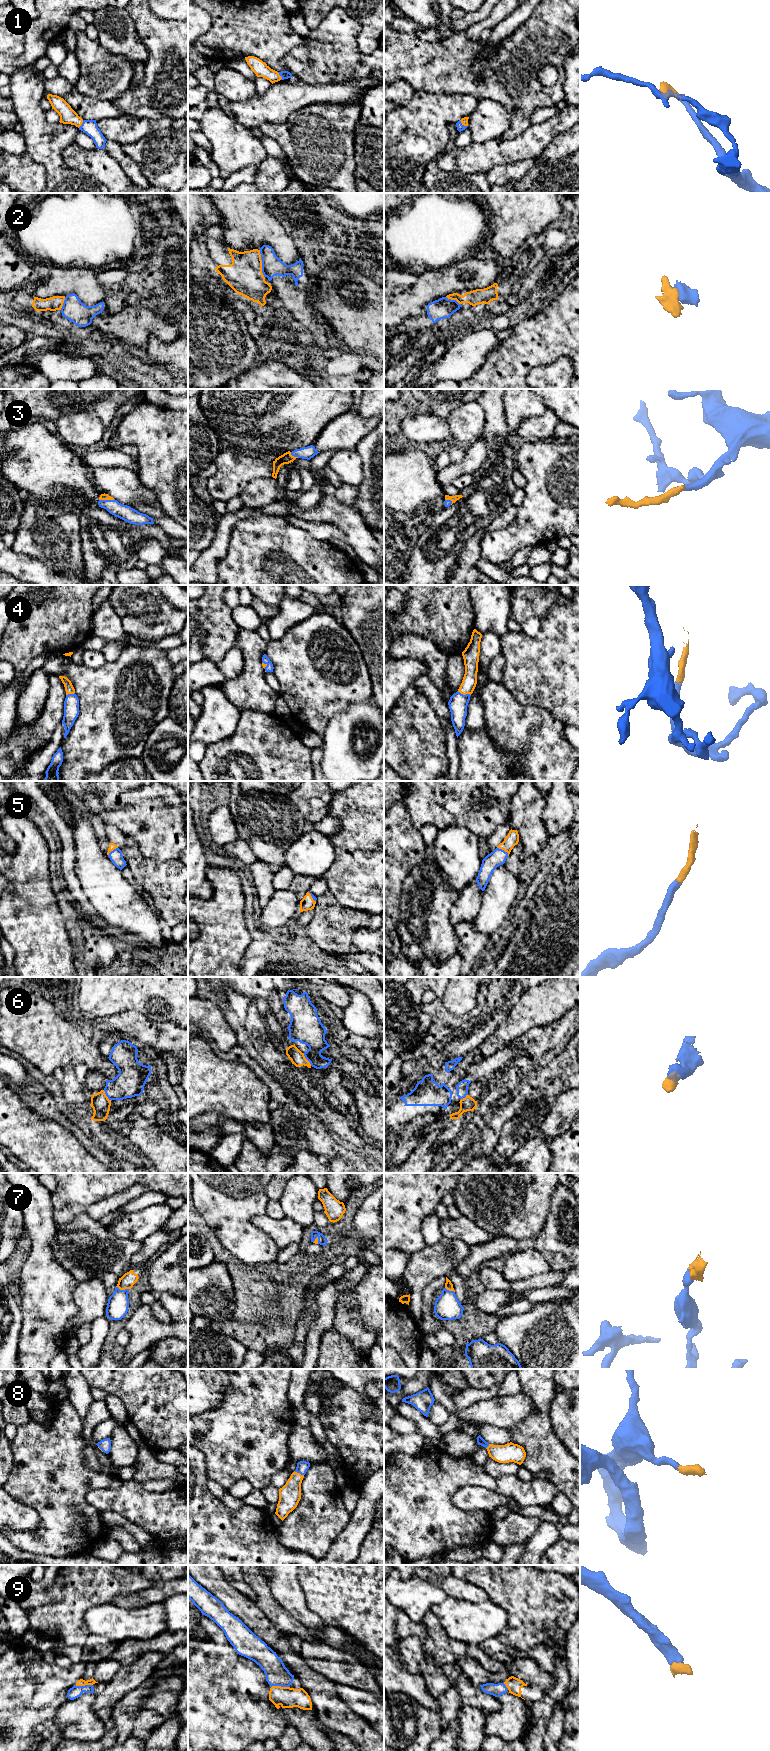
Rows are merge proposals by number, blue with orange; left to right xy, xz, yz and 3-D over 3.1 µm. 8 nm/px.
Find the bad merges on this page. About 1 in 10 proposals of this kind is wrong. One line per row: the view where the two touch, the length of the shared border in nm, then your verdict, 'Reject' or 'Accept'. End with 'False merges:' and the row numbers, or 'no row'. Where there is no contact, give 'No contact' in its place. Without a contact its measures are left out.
1: Touches blue in xy. Shared border 80 nm. Accept
2: Touches blue in xz. Shared border 220 nm. Reject
3: Touches blue in xy. Shared border 130 nm. Accept
4: Touches blue in yz. Shared border 120 nm. Accept
5: Touches blue in yz. Shared border 120 nm. Accept
6: Touches blue in xz. Shared border 120 nm. Reject
7: Touches blue in xy. Shared border 110 nm. Accept
8: Touches blue in xz. Shared border 90 nm. Accept
9: Touches blue in xz. Shared border 140 nm. Accept
False merges: 2, 6

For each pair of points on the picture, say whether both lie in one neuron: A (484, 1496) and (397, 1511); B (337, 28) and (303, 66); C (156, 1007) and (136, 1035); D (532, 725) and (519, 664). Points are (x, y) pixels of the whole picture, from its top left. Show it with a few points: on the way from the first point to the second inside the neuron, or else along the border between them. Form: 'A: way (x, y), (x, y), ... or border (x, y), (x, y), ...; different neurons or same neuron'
A: border (458, 1487), (452, 1502), (463, 1510), (475, 1510); different neurons
B: way (329, 38), (308, 57); same neuron
C: border (126, 1010), (134, 1010), (151, 1020), (171, 1023); different neurons
D: border (509, 691), (519, 702), (541, 706), (550, 713); different neurons

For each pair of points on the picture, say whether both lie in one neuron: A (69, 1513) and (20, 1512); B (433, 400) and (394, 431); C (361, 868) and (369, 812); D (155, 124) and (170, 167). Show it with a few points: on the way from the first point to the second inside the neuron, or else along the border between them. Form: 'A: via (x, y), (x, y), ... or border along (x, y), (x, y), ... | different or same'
A: border along (16, 1499), (38, 1514), (39, 1527), (34, 1532) | different
B: via (421, 400), (414, 400), (395, 419) | same
C: via (369, 854), (369, 826) | same
D: border along (174, 120), (168, 126), (146, 134), (136, 142) | different

